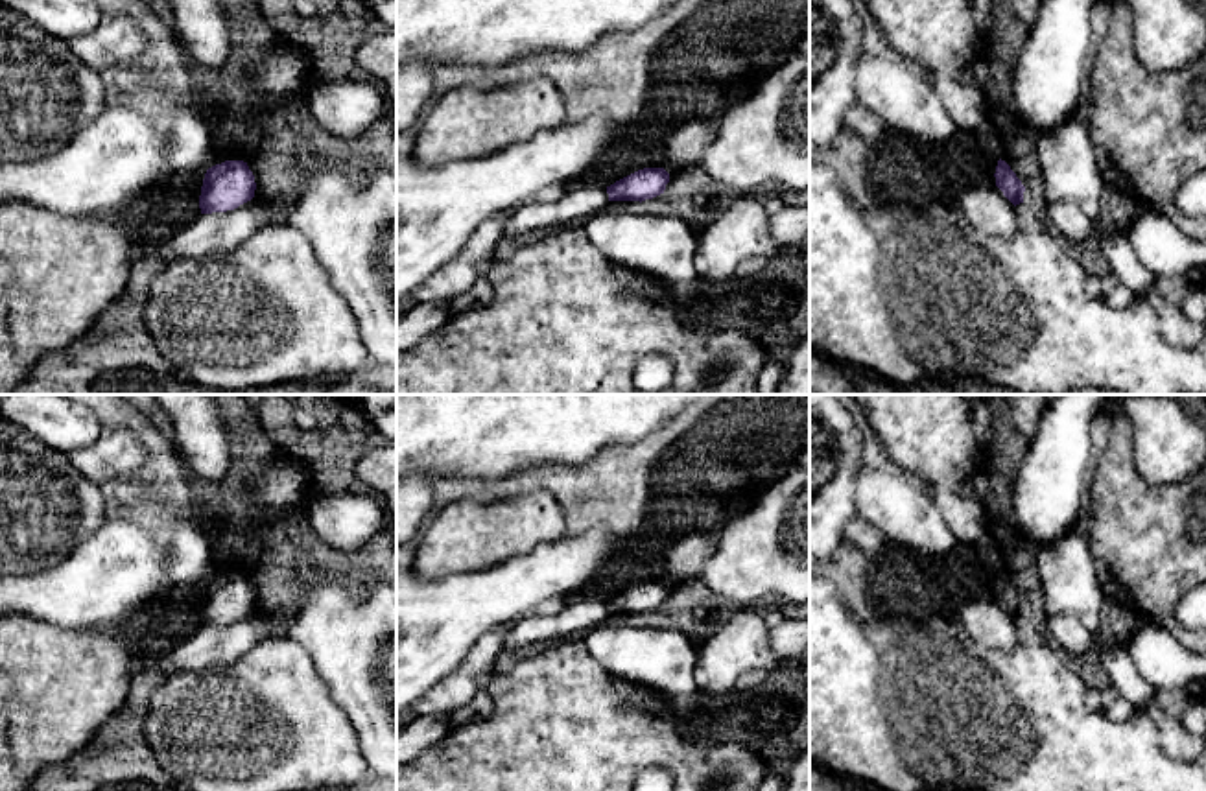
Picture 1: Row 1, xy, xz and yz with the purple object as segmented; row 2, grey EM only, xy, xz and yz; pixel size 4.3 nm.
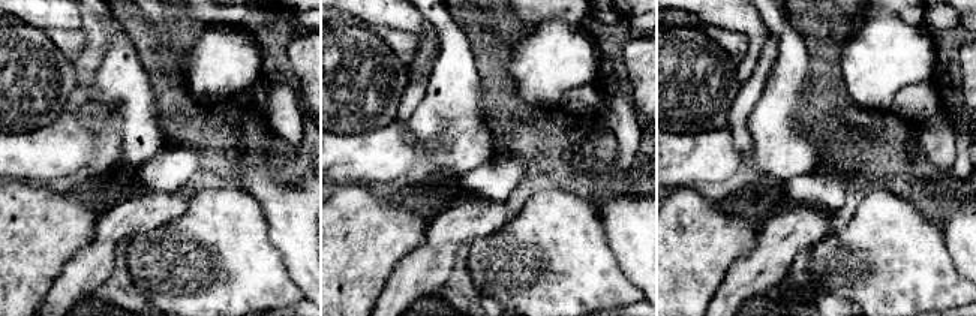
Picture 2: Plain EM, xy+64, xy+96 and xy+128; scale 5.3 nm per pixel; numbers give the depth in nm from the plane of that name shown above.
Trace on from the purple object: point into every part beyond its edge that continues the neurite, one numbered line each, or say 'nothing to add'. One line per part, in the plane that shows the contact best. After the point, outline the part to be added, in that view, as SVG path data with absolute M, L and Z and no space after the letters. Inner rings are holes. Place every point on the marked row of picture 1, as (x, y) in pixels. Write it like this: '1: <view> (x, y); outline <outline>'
nothing to add

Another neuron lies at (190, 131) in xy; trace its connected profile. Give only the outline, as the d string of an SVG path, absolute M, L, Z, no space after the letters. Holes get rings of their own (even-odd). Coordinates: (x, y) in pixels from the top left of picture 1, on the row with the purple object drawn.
M190 90L175 98L177 114L170 125L171 136L171 179L203 173L212 168L210 124L197 107Z

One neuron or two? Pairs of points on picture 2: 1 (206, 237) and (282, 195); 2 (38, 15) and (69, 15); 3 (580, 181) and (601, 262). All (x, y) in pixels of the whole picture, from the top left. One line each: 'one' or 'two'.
1: two
2: one
3: two

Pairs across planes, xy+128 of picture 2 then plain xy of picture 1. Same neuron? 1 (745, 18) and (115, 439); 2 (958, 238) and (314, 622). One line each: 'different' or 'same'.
1: different
2: same

